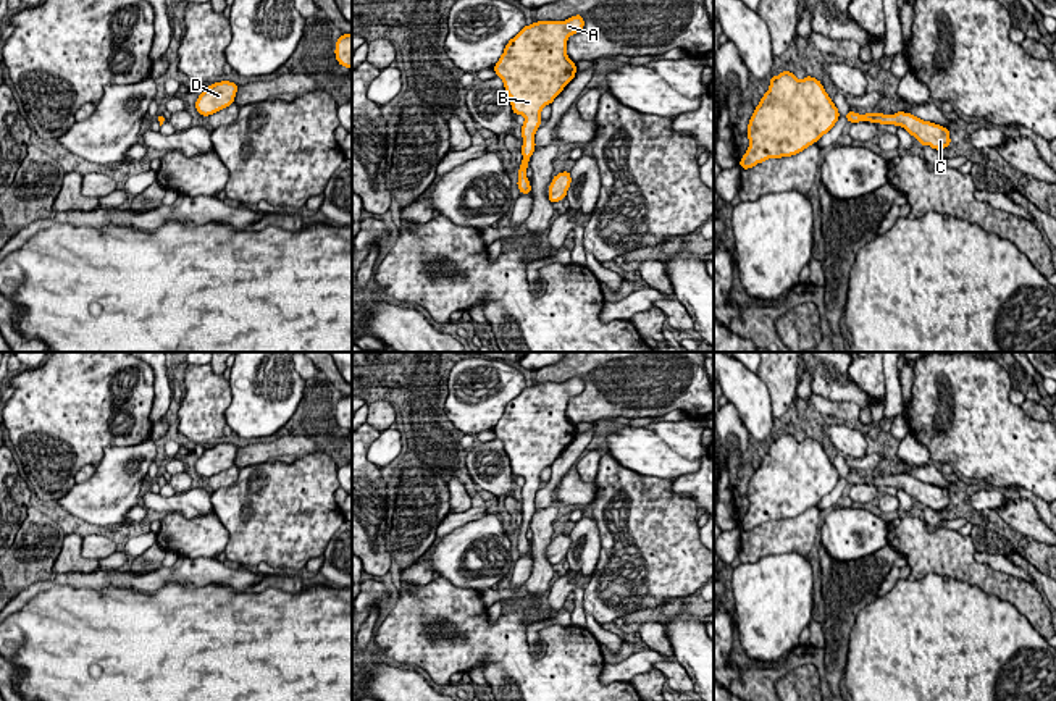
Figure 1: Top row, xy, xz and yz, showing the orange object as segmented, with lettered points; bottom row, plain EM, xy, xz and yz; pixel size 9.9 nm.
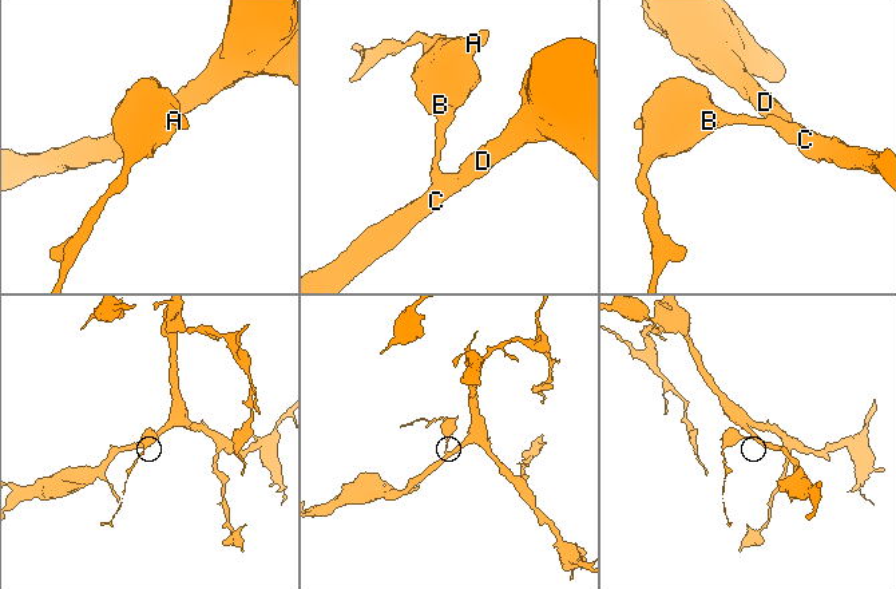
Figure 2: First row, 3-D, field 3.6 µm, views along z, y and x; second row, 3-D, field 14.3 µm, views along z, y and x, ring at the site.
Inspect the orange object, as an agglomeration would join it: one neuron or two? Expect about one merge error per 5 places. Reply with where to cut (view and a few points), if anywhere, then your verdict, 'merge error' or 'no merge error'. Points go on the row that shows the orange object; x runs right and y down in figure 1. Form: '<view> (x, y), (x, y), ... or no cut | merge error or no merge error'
no cut | no merge error

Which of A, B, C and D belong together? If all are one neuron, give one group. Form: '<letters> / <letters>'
A B C D

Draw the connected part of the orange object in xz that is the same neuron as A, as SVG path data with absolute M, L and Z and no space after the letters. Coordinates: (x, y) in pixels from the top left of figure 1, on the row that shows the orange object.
M581 15L565 21L538 21L526 24L510 39L494 65L494 73L504 81L513 115L523 115L522 165L518 168L520 194L531 194L526 178L530 157L534 152L534 134L541 123L541 110L551 105L564 87L573 81L576 65L567 55L567 40L585 27Z

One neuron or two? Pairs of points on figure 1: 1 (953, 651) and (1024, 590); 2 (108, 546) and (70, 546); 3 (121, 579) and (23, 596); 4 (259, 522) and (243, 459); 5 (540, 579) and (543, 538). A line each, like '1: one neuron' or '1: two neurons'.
1: two neurons
2: one neuron
3: one neuron
4: two neurons
5: one neuron

